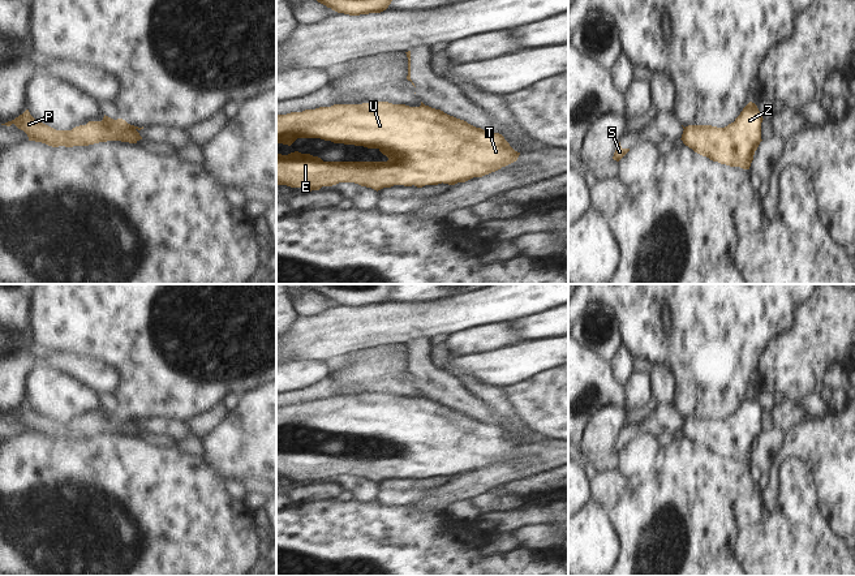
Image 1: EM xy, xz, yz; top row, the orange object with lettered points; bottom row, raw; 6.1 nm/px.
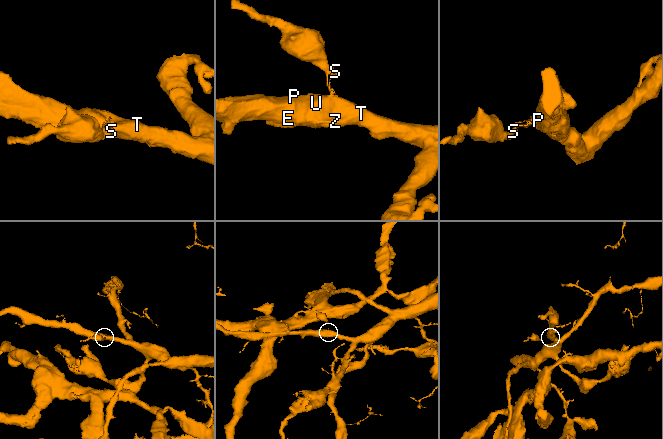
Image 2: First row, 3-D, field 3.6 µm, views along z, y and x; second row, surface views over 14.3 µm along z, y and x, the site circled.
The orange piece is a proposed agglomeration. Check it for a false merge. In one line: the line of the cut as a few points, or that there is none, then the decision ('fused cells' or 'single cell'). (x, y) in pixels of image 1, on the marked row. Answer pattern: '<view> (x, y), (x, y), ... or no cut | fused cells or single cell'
xy (129, 125), (134, 130) | fused cells

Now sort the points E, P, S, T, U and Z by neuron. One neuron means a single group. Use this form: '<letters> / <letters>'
E P T U Z / S

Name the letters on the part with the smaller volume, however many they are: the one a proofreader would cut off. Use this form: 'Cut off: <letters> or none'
Cut off: S

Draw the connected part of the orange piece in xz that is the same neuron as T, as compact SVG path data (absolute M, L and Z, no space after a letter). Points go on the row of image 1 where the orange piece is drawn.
M388 102L334 104L276 115L276 143L291 146L297 138L321 138L334 143L378 149L388 158L387 162L323 162L298 151L276 154L276 185L310 192L339 182L355 182L377 192L394 185L455 185L495 172L516 162L520 155L499 133L476 128L429 106L409 107Z

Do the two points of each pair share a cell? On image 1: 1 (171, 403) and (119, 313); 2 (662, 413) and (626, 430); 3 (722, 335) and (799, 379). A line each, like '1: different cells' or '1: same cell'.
1: same cell
2: same cell
3: different cells

